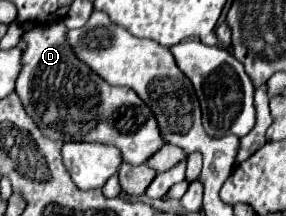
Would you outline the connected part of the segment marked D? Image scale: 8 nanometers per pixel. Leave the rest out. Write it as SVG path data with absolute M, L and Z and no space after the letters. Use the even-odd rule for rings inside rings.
M54 24L34 26L28 34L22 36L22 42L24 58L22 72L16 80L16 92L22 98L26 114L52 140L102 142L120 148L124 158L118 170L122 190L130 196L144 194L144 190L158 174L146 166L146 160L162 146L166 146L150 108L132 88L110 86L98 74L92 74L92 70L76 58L72 46L66 40L66 32L54 30Z

